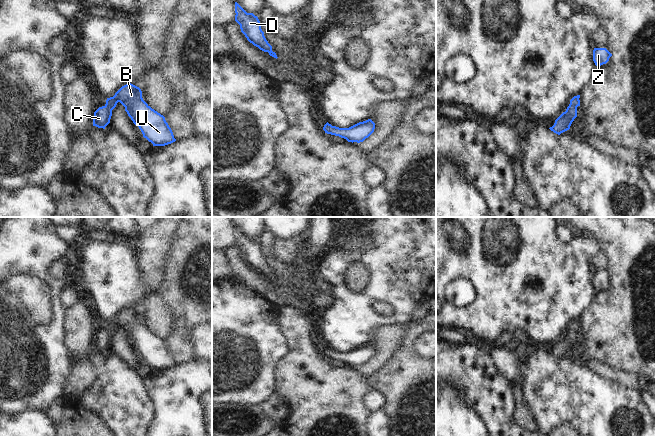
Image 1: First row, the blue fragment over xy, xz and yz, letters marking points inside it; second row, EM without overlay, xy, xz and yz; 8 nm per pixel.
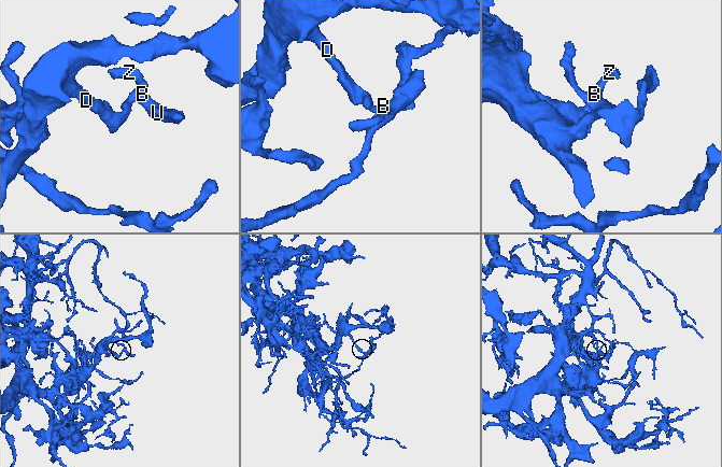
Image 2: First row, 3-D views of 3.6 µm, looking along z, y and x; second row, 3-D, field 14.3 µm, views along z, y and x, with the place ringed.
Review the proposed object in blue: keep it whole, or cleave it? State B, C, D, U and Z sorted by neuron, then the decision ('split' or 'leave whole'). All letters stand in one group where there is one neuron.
groups B C D U Z; leave whole

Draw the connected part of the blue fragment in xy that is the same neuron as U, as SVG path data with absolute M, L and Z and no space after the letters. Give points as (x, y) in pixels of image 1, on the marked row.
M131 83L122 86L113 97L107 98L104 106L94 112L93 126L105 129L118 102L125 107L128 116L139 127L143 137L153 146L165 146L176 141L165 117L152 109L143 100L141 89Z

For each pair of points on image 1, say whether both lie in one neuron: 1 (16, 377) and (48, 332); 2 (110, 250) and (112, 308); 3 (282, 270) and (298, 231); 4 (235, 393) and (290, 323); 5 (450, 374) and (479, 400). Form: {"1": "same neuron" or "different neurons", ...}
{"1": "same neuron", "2": "same neuron", "3": "different neurons", "4": "different neurons", "5": "same neuron"}

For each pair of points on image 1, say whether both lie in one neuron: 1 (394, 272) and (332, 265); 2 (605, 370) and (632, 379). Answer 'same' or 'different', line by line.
1: same
2: same

